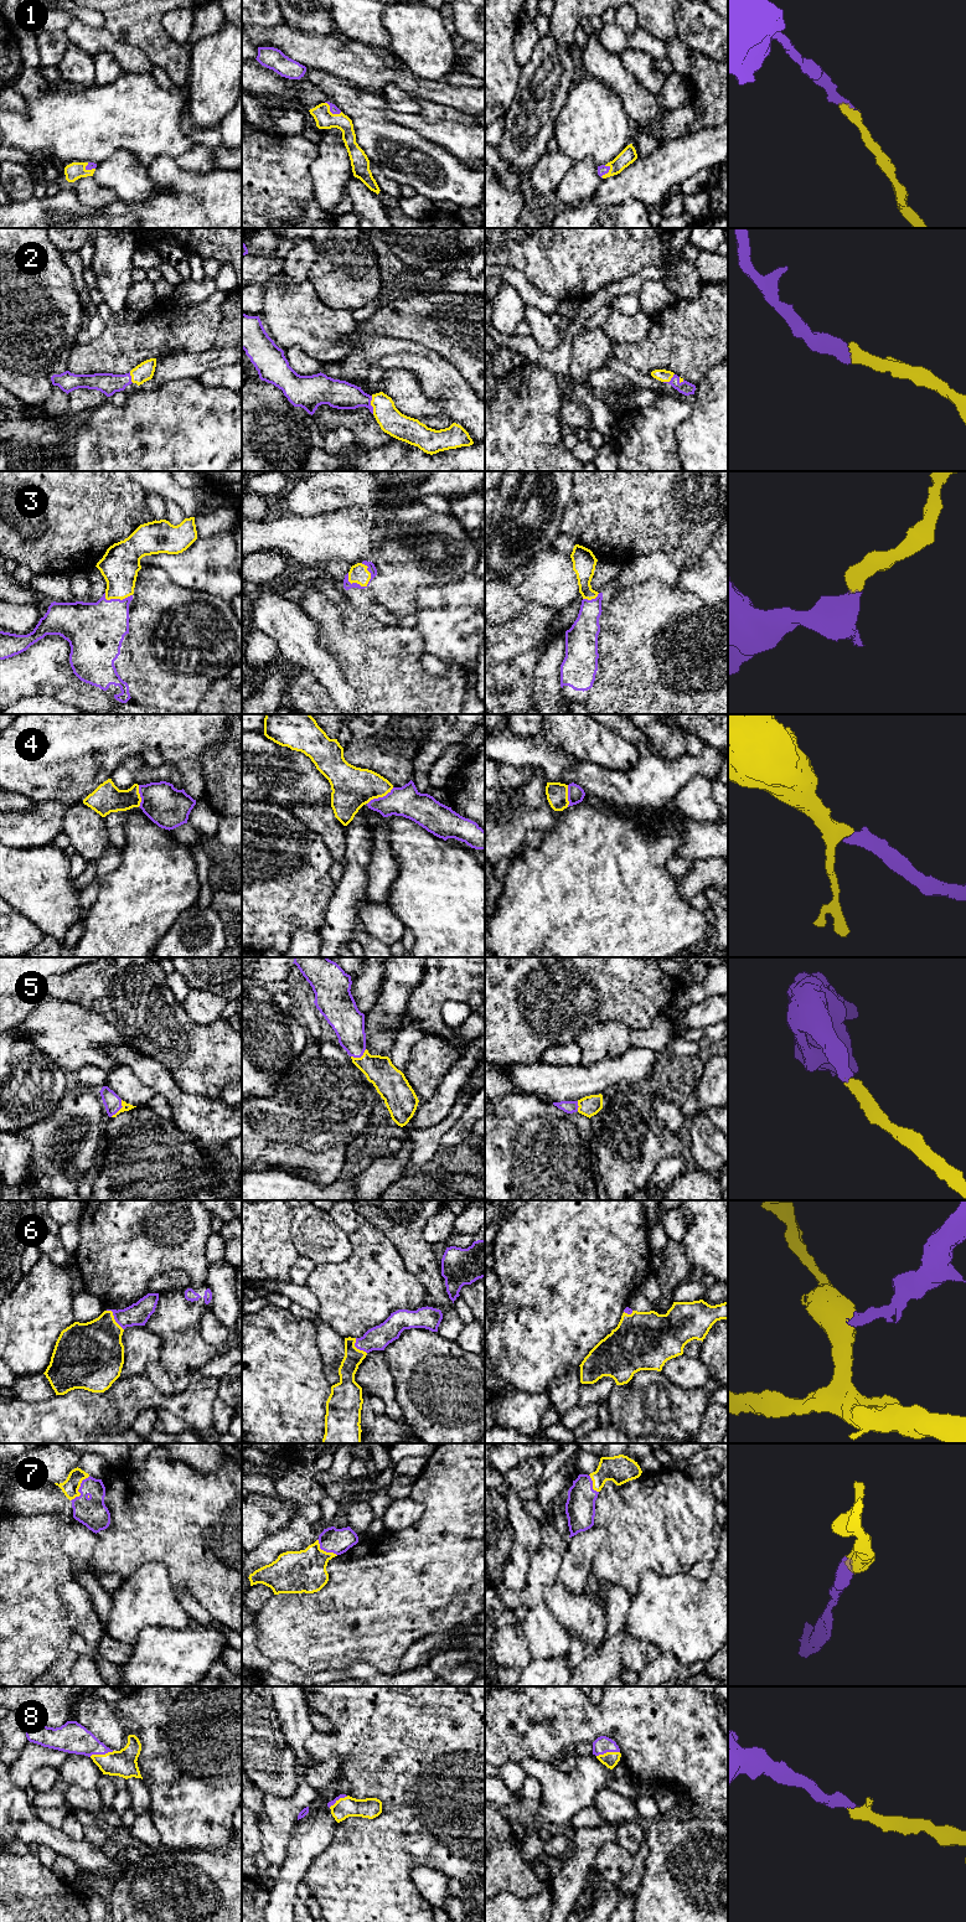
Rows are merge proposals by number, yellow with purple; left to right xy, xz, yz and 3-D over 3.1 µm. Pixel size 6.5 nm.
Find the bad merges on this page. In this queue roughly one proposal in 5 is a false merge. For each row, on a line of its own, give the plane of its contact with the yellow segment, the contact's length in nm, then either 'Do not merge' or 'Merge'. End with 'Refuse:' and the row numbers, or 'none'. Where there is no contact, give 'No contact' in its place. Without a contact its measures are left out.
1: Touches yellow in xz. Shared border 130 nm. Merge
2: Touches yellow in xz. Shared border 120 nm. Merge
3: Touches yellow in xz. Shared border 170 nm. Merge
4: Touches yellow in xz. Shared border 200 nm. Merge
5: Touches yellow in xy. Shared border 130 nm. Merge
6: Touches yellow in xy. Shared border 170 nm. Merge
7: Touches yellow in xy. Shared border 200 nm. Merge
8: Touches yellow in xy. Shared border 160 nm. Merge
Refuse: none

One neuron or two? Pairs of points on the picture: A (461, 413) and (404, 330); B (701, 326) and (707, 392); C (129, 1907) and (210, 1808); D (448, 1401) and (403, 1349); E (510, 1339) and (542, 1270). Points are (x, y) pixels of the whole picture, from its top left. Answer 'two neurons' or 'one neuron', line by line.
A: two neurons
B: two neurons
C: two neurons
D: one neuron
E: one neuron

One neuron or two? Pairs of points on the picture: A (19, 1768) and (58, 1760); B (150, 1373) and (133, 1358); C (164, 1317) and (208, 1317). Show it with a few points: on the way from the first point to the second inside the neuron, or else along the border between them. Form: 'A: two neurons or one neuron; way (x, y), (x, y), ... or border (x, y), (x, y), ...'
A: one neuron; way (29, 1762), (31, 1760), (48, 1760)
B: two neurons; border (158, 1359), (146, 1367), (144, 1374)
C: two neurons; border (208, 1307), (201, 1318), (200, 1334), (210, 1346)

